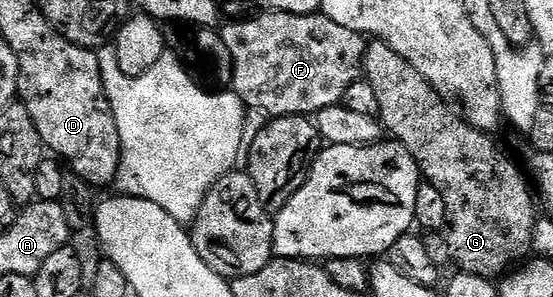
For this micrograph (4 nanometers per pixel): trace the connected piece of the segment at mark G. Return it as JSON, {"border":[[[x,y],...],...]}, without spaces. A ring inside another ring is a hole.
{"border":[[[371,40],[367,44],[364,80],[372,83],[372,92],[380,103],[377,118],[381,121],[383,130],[414,156],[419,174],[432,187],[436,187],[440,195],[444,195],[444,207],[448,207],[448,224],[444,236],[451,262],[455,266],[458,264],[457,268],[463,273],[491,279],[501,278],[519,263],[525,262],[534,248],[536,197],[523,170],[519,166],[518,170],[494,146],[495,138],[491,134],[481,133],[463,117],[459,117],[430,86],[428,79],[424,79],[424,75],[420,75],[420,71],[416,71],[416,67],[412,67],[408,59],[404,59],[404,55],[396,55],[396,51],[392,51],[382,41]]]}

